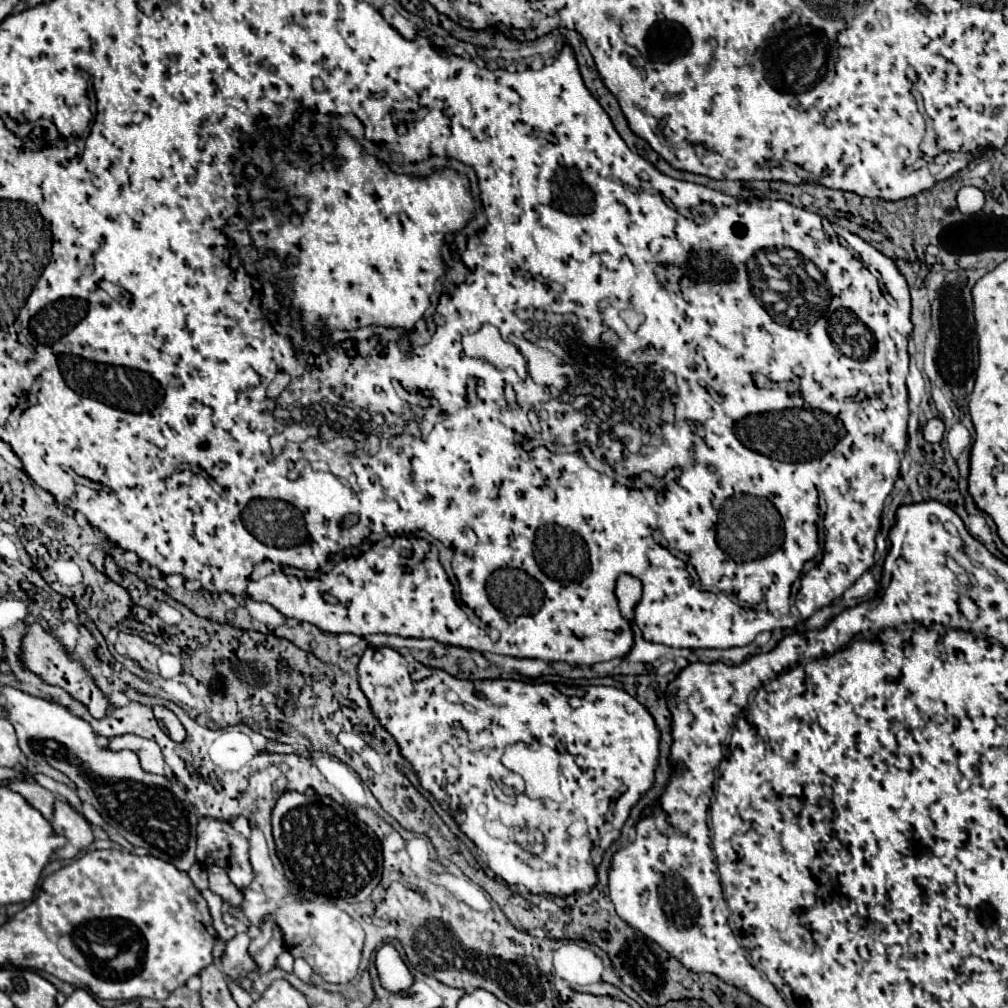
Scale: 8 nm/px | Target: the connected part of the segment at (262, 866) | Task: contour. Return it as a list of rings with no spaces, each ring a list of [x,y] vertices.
[[[254,825],[250,835],[250,863],[254,867],[254,881],[244,891],[242,911],[246,919],[260,927],[268,917],[272,917],[282,929],[284,945],[294,959],[304,959],[314,969],[314,973],[328,983],[350,983],[358,973],[362,957],[364,931],[360,923],[326,901],[304,901],[304,897],[290,893],[288,879],[276,873],[268,857],[266,839]]]

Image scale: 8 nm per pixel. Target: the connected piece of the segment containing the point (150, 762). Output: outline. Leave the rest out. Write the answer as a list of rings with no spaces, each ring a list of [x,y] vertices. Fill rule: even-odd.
[[[120,735],[120,737],[112,737],[110,743],[106,745],[110,751],[122,751],[122,749],[130,749],[138,755],[140,759],[140,767],[146,773],[156,773],[156,775],[164,775],[166,763],[162,759],[162,751],[160,747],[144,737],[138,735]]]

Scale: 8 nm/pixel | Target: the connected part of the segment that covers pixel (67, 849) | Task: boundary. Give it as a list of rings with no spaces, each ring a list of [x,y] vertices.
[[[56,801],[56,809],[52,815],[52,829],[56,835],[68,839],[64,847],[54,851],[58,859],[72,859],[94,841],[88,821],[66,801]]]

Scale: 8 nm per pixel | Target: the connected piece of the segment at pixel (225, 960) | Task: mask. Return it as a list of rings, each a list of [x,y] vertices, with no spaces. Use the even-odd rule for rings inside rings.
[[[238,933],[234,939],[226,941],[226,953],[222,957],[222,971],[232,979],[248,979],[256,969],[252,957],[248,955],[250,937],[248,933]]]

